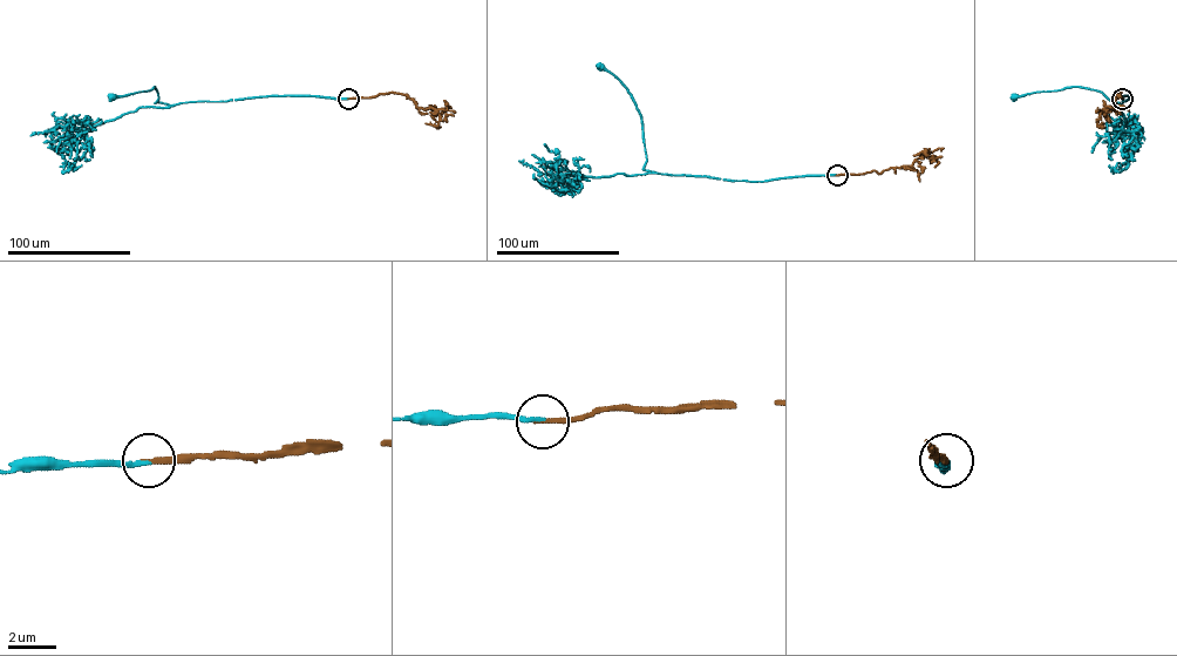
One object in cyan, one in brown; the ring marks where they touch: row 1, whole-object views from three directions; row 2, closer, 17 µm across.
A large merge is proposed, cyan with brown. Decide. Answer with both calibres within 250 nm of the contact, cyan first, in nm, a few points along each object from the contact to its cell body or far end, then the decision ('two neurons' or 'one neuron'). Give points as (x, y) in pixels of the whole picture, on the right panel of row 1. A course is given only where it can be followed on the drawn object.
180 nm thick on the cyan side, 240 nm on the other; cyan runs (1122, 99), (1129, 96), (1121, 106), (1102, 92), (1076, 86), (1013, 96); brown runs (1122, 99), (1117, 94), (1121, 92), (1115, 94), (1114, 108), (1106, 108), (1100, 113), (1096, 126), (1102, 123); one neuron

